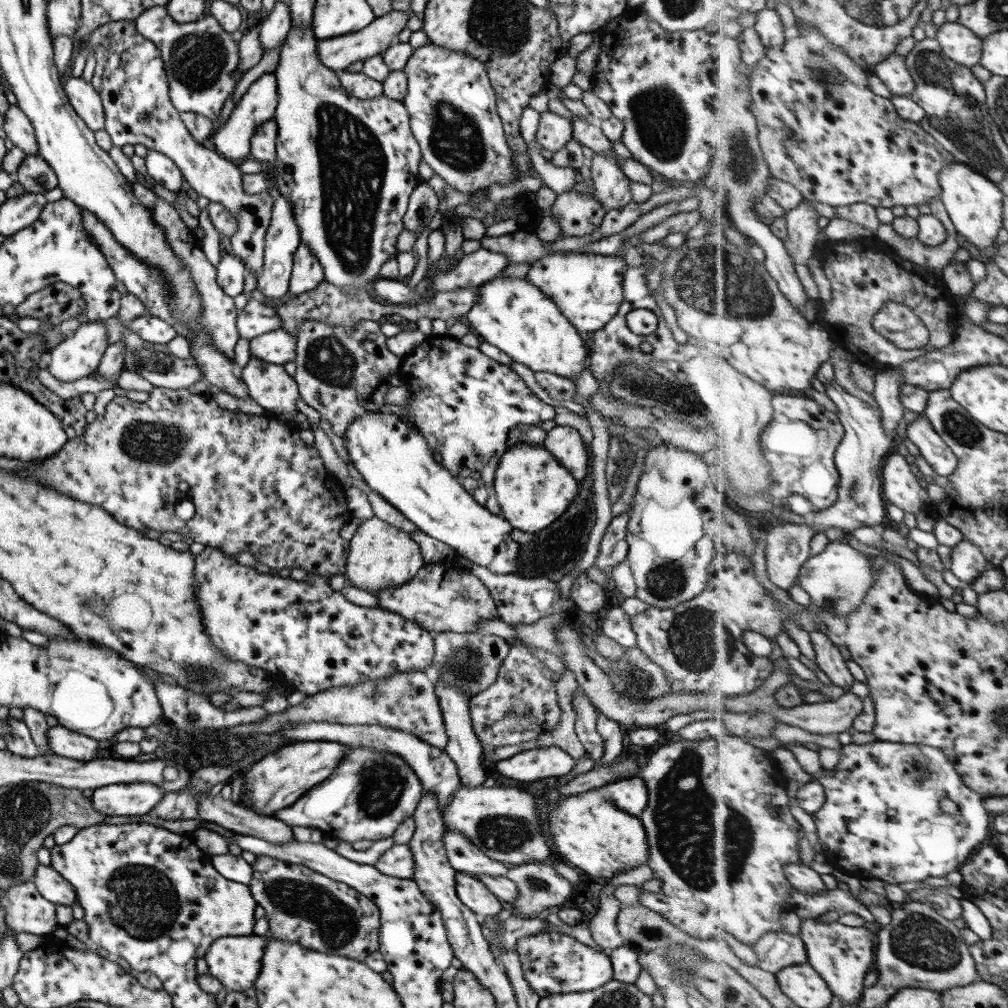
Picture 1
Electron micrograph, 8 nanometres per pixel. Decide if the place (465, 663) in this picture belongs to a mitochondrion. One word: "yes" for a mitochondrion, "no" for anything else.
yes

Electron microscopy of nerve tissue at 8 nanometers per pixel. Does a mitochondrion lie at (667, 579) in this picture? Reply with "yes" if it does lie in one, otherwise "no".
yes

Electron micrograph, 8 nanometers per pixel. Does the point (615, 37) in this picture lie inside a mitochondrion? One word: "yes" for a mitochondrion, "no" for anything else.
no

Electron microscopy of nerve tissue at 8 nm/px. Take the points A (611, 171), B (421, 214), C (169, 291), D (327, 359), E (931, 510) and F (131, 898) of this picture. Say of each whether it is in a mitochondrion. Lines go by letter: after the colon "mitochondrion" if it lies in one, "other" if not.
A: other
B: other
C: other
D: mitochondrion
E: other
F: mitochondrion

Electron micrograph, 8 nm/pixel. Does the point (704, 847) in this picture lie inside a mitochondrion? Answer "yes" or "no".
yes

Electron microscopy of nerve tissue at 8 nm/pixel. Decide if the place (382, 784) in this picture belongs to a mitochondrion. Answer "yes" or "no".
yes

